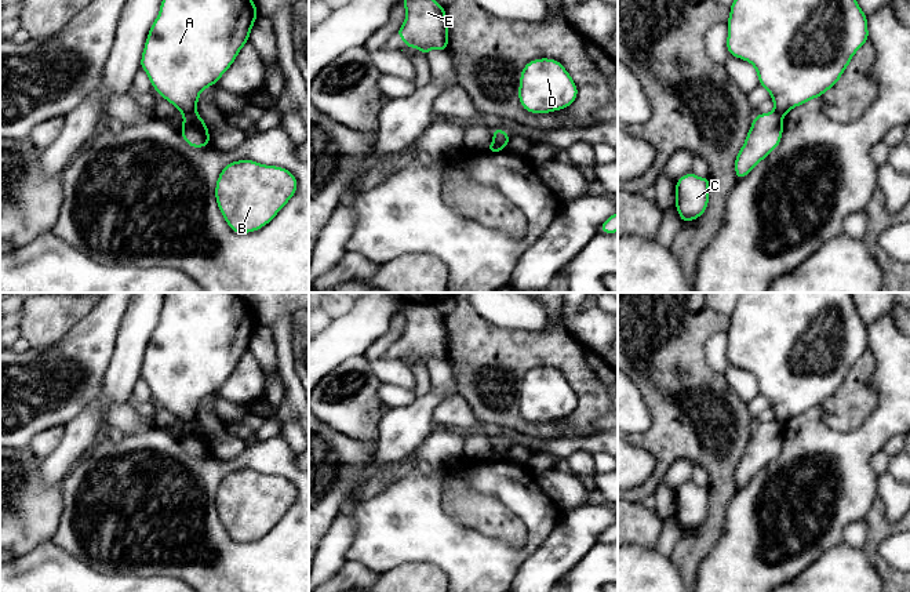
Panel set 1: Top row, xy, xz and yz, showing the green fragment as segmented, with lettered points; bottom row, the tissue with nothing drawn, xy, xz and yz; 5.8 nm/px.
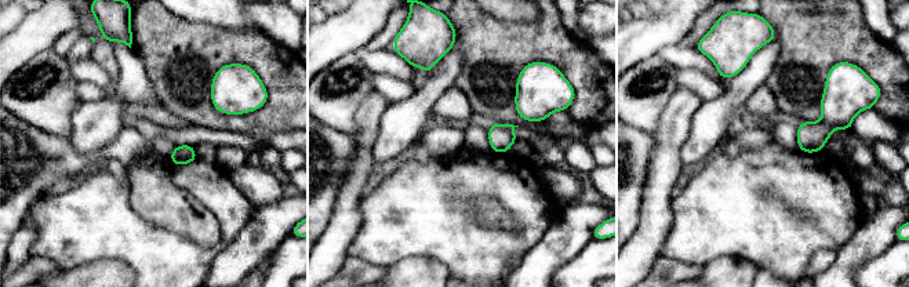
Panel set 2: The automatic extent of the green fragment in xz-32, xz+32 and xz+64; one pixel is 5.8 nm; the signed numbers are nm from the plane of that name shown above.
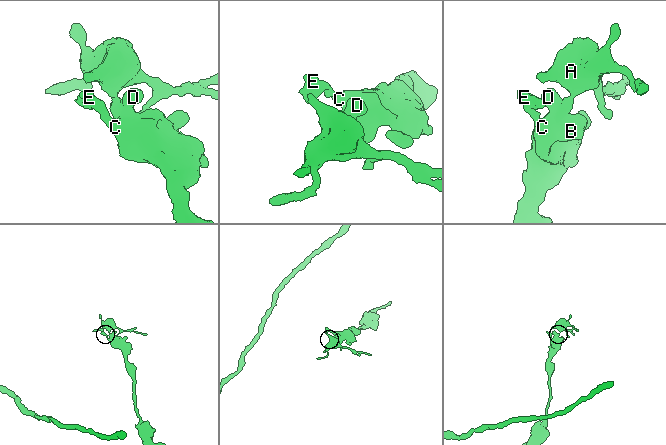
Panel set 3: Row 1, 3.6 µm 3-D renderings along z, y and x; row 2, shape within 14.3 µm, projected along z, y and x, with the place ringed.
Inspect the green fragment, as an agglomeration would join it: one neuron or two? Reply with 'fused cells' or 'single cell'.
fused cells

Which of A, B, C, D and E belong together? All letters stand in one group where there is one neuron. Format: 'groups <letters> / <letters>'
groups A / B C D E

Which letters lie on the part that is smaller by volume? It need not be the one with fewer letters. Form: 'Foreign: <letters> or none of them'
Foreign: A

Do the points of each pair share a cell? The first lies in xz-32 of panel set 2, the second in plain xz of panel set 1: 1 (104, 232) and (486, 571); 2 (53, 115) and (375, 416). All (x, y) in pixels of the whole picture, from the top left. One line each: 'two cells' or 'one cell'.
1: one cell
2: two cells

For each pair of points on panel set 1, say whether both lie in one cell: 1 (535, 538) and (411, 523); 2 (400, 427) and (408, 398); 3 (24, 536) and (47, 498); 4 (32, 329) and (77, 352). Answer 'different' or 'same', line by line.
1: same
2: different
3: same
4: different

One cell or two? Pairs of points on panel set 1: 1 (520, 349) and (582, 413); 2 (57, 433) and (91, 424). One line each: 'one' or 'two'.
1: one
2: two

